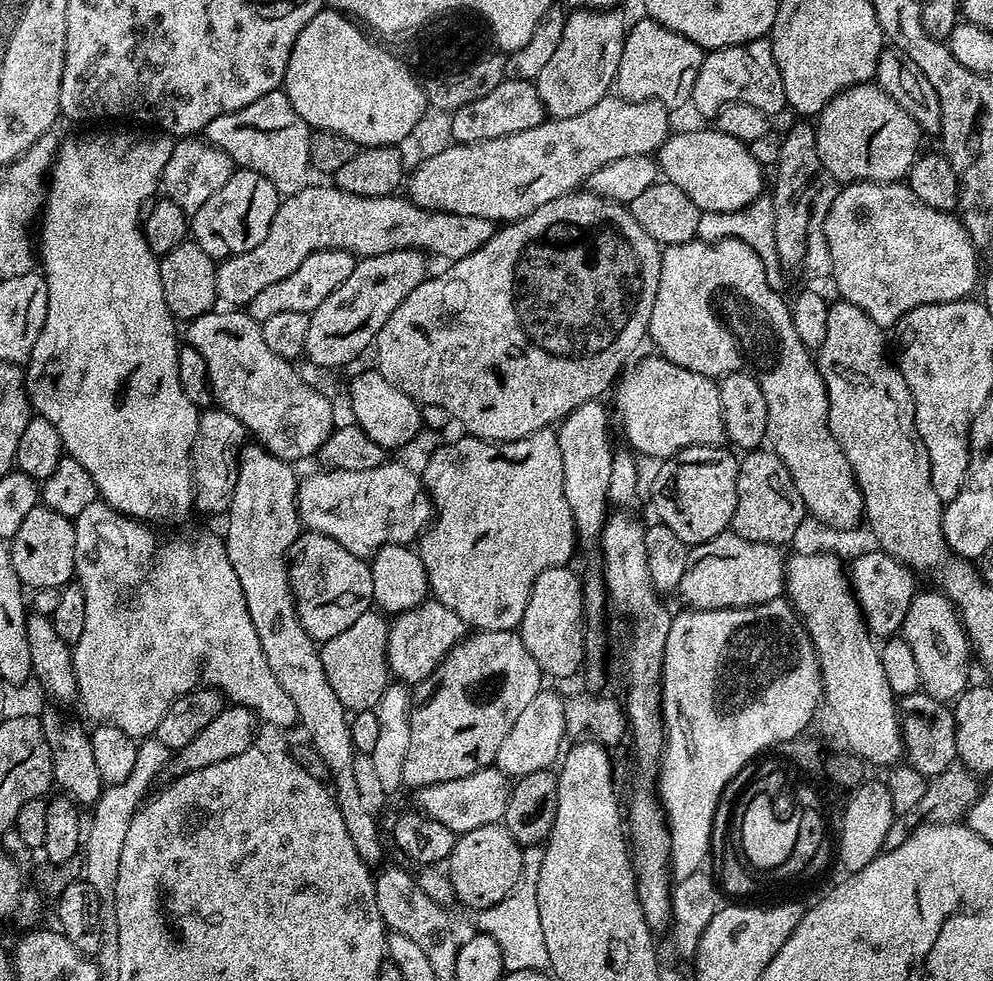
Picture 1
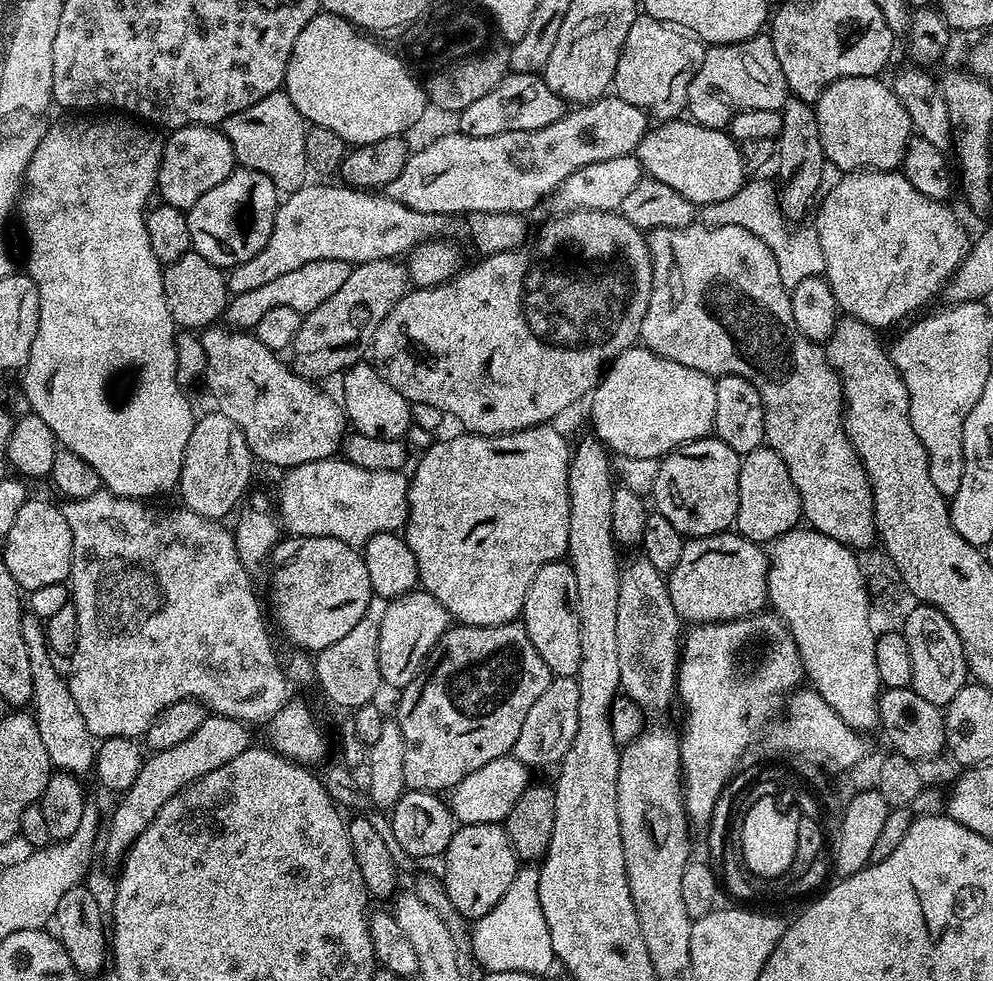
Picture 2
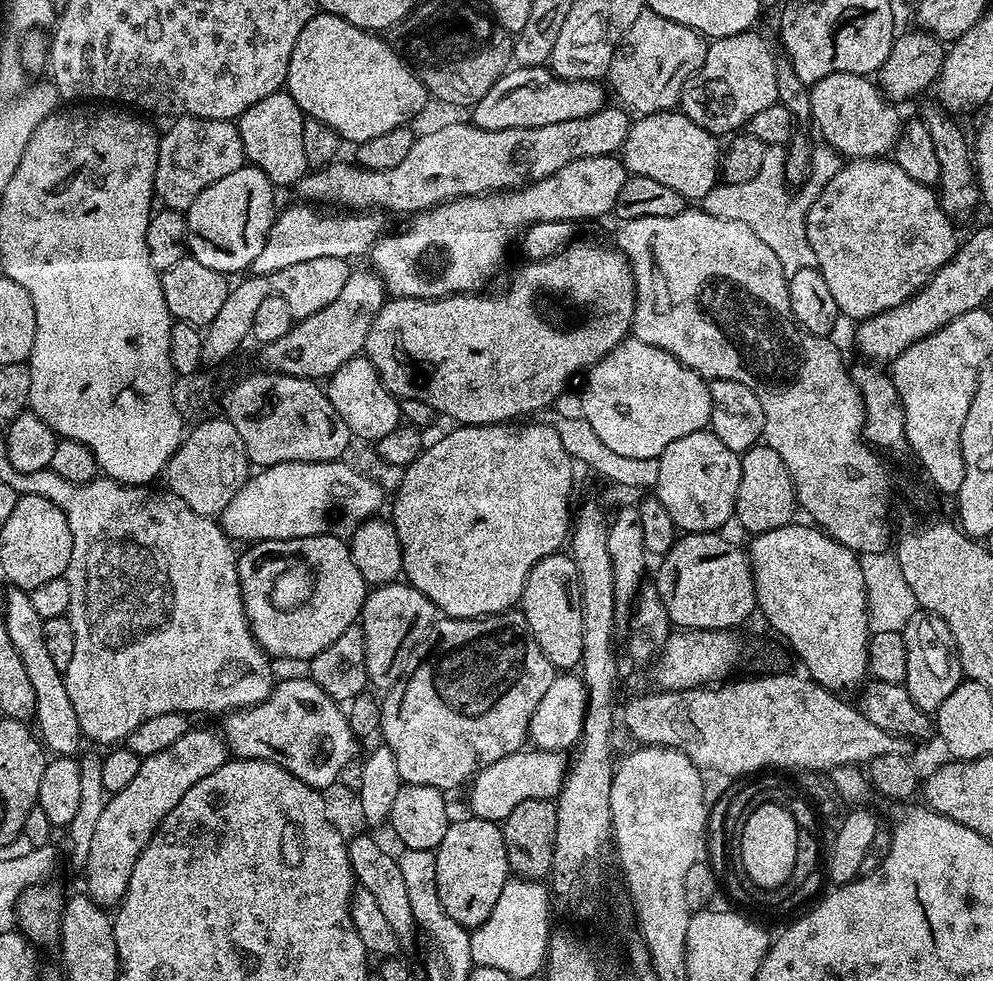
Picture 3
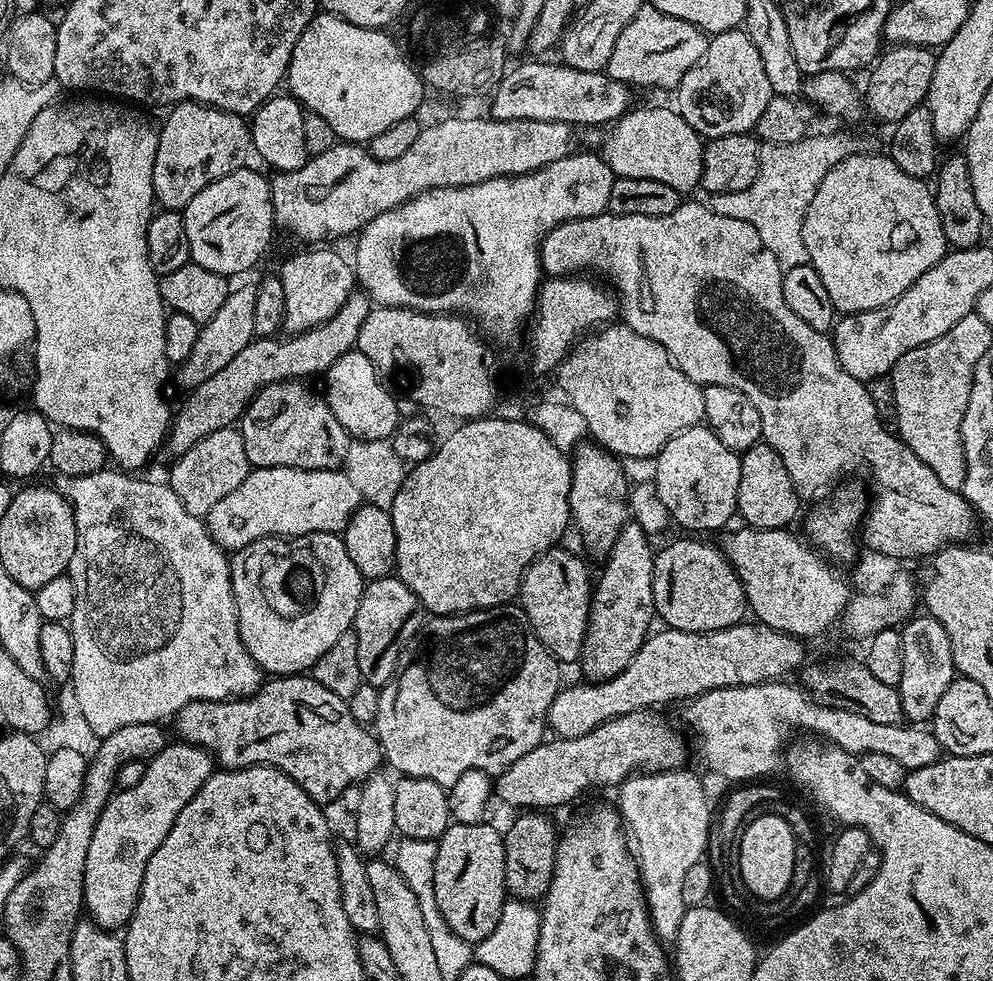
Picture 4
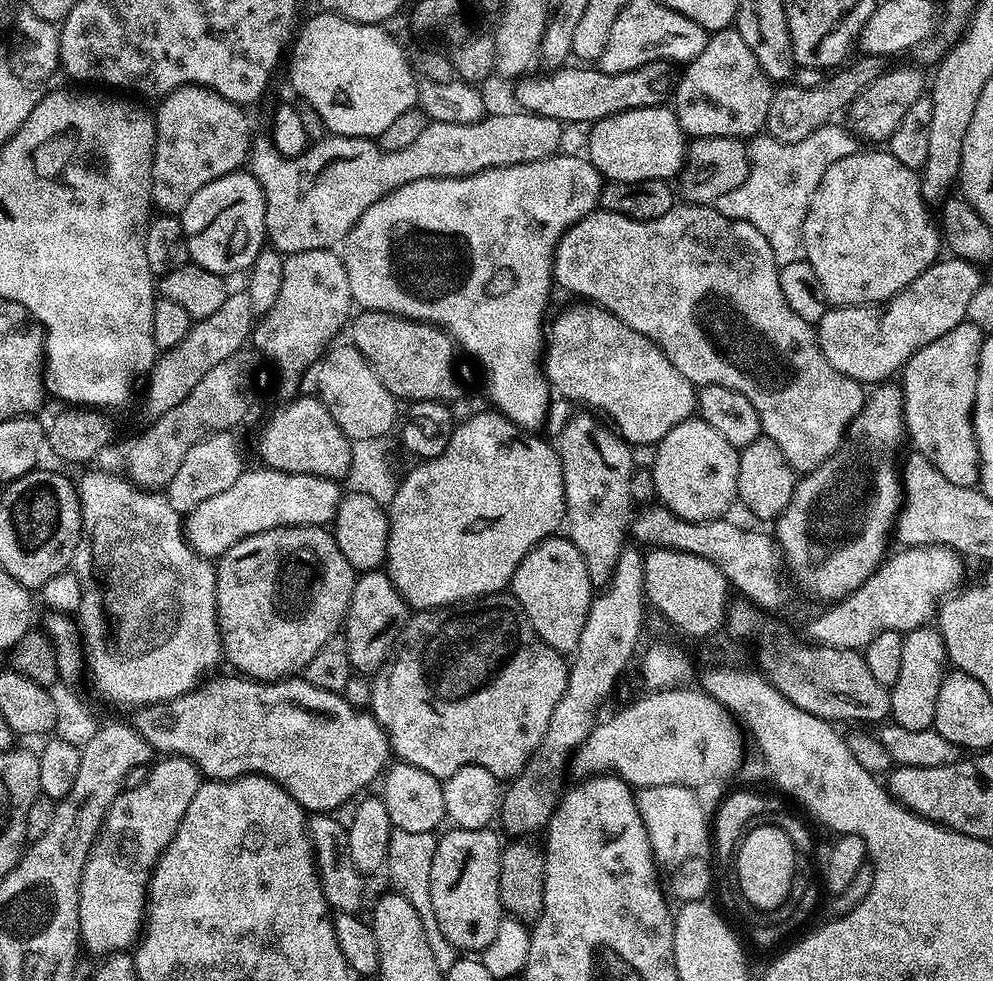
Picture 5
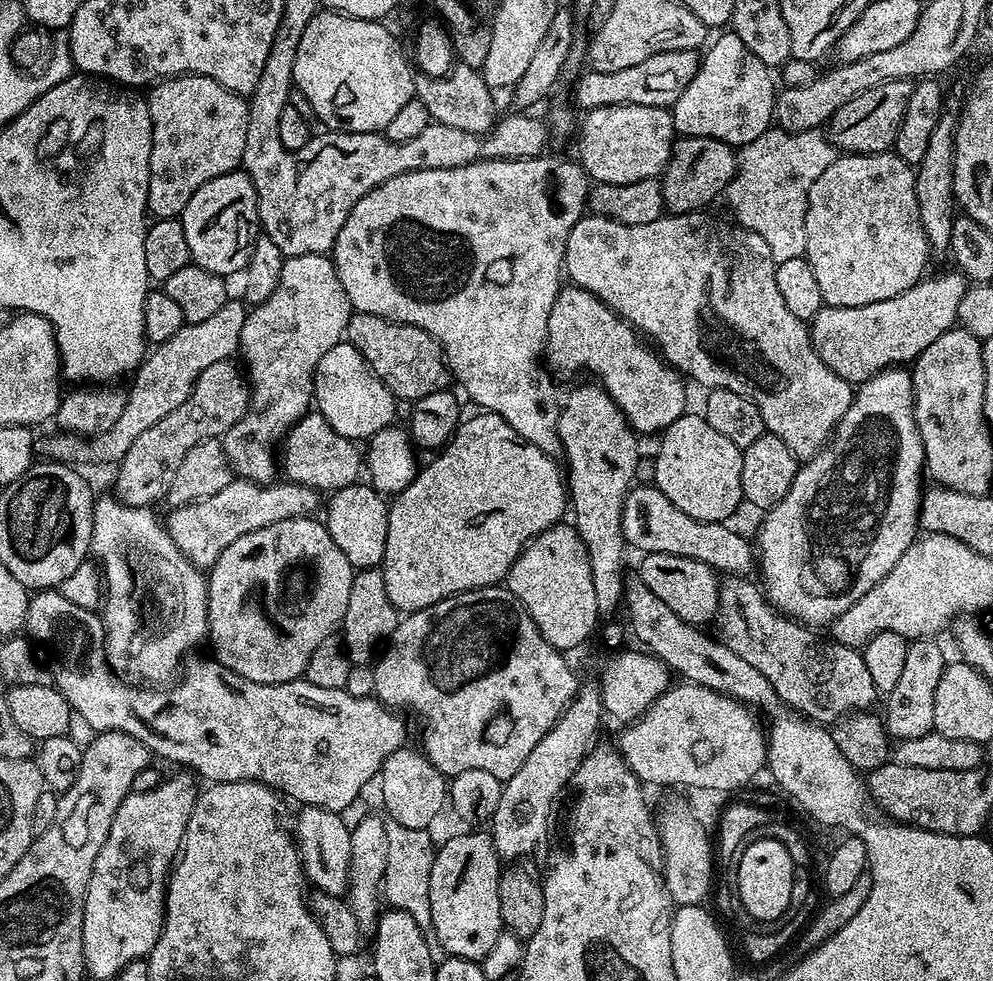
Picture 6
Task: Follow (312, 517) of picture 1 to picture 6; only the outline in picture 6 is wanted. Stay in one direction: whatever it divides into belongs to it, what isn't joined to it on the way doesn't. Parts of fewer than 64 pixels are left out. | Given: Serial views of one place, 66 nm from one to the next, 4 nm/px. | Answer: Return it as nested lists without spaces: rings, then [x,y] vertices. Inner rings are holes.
[[[233,478],[225,488],[218,490],[218,494],[214,494],[209,500],[199,500],[181,508],[172,508],[169,516],[166,516],[170,538],[174,538],[178,550],[182,550],[182,554],[190,563],[195,564],[201,570],[208,570],[218,558],[218,554],[222,554],[222,550],[226,550],[226,546],[230,546],[230,542],[238,542],[238,538],[242,534],[262,530],[262,526],[274,526],[274,522],[282,522],[286,518],[312,516],[319,504],[321,507],[321,497],[312,488],[291,482],[280,483],[276,482],[269,486],[256,484],[252,480]]]

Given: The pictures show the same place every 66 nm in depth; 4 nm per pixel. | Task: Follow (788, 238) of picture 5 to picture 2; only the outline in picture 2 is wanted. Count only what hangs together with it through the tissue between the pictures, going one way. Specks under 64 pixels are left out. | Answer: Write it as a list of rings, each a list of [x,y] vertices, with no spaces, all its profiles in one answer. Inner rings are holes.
[[[752,180],[740,187],[738,194],[734,194],[730,198],[726,198],[722,202],[714,202],[713,204],[703,205],[698,212],[699,223],[705,224],[708,228],[714,226],[742,226],[742,230],[750,230],[750,234],[754,234],[762,242],[766,242],[766,246],[774,254],[774,258],[778,262],[778,274],[782,278],[784,287],[792,289],[795,284],[802,282],[802,278],[810,278],[811,276],[823,276],[824,274],[824,259],[822,258],[822,246],[818,242],[818,234],[815,227],[800,228],[804,226],[796,226],[791,232],[789,221],[783,218],[782,210],[780,209],[780,197],[778,188],[775,183],[772,184],[768,180]]]

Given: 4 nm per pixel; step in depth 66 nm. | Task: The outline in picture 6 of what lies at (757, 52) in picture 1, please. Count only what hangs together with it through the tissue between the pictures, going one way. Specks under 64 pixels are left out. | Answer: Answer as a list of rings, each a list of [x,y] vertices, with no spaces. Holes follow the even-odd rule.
[[[724,30],[717,36],[720,37],[716,41],[713,39],[701,55],[700,69],[698,74],[694,74],[694,82],[690,82],[686,90],[682,90],[682,94],[672,105],[670,109],[672,121],[680,136],[714,138],[733,146],[743,146],[754,142],[754,138],[758,138],[766,129],[773,127],[777,97],[777,93],[772,92],[773,73],[764,65],[762,58],[757,58],[747,48],[746,42],[742,42],[742,38],[738,38],[736,32]]]

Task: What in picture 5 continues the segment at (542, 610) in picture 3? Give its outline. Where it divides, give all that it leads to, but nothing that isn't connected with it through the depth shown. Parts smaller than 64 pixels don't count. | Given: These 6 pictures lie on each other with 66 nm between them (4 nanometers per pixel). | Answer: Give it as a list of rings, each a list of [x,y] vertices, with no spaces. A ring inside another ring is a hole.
[[[560,534],[534,546],[514,572],[510,592],[546,646],[561,654],[575,653],[594,595],[590,574],[586,570],[586,562],[582,562],[582,554],[578,554],[578,546]]]

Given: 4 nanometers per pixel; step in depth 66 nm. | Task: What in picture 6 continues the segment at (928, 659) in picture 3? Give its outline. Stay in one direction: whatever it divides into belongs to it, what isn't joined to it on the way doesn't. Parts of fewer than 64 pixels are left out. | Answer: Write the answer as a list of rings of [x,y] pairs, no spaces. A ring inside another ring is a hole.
[[[935,639],[911,641],[906,650],[906,666],[894,690],[886,694],[888,709],[882,712],[884,727],[893,741],[899,742],[910,738],[922,738],[922,734],[934,729],[934,690],[938,690],[938,678],[942,678],[946,657],[936,645]]]

